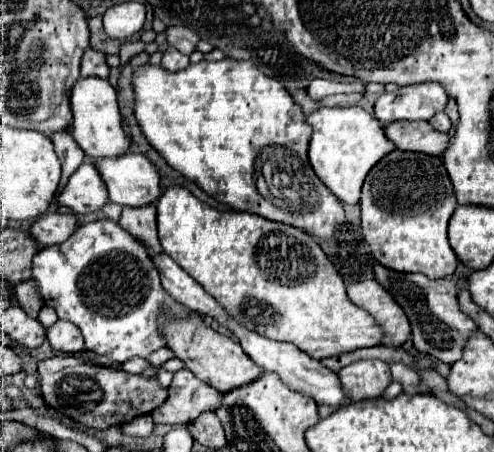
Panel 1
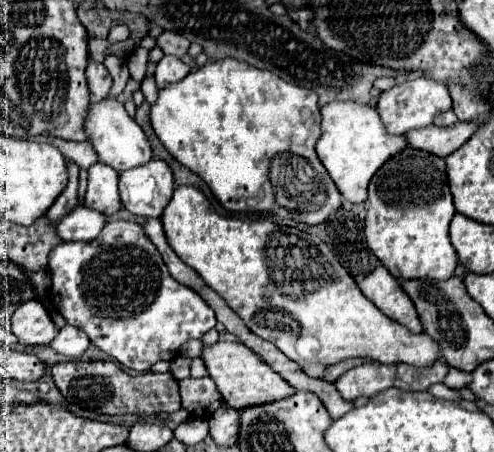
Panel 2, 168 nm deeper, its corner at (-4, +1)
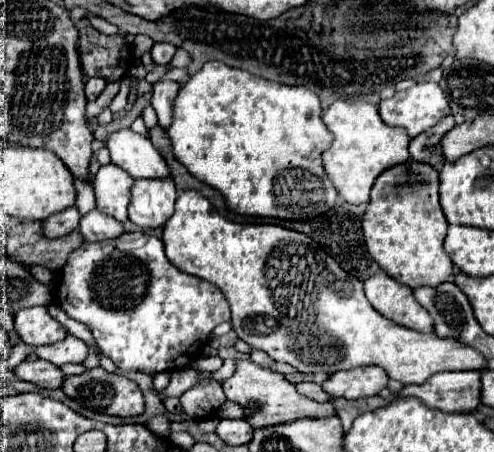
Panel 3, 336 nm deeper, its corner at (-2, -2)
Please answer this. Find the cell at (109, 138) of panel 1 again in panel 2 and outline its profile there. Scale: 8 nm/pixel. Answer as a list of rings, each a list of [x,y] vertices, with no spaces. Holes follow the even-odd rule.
[[[107,96],[101,102],[93,102],[89,106],[85,116],[85,132],[87,132],[87,142],[95,148],[99,156],[99,162],[111,166],[117,172],[133,168],[133,166],[141,166],[151,160],[151,146],[141,126],[127,116],[123,104],[113,96]]]

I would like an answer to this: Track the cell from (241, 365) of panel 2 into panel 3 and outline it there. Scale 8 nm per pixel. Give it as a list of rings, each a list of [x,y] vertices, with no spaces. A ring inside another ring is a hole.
[[[249,359],[237,361],[235,375],[229,377],[227,381],[223,381],[223,391],[225,391],[229,401],[235,401],[235,403],[239,403],[243,407],[245,419],[253,429],[291,423],[295,419],[303,419],[303,417],[329,417],[329,415],[335,415],[335,407],[333,407],[331,401],[317,403],[317,401],[307,399],[305,395],[297,393],[295,385],[291,385],[285,379],[285,375],[263,369],[263,367],[255,365]]]

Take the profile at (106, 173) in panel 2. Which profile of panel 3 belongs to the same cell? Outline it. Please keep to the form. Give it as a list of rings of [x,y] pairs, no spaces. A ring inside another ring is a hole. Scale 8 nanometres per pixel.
[[[113,163],[101,165],[101,169],[93,177],[97,209],[101,213],[107,213],[107,215],[115,217],[117,221],[125,223],[133,181],[135,179],[121,167],[117,167]]]

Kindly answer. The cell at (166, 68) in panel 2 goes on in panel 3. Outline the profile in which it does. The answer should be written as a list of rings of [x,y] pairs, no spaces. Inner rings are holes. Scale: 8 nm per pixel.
[[[159,81],[153,85],[153,99],[151,105],[157,113],[159,125],[163,129],[171,127],[171,119],[173,119],[173,101],[177,97],[179,91],[179,83],[175,81]]]

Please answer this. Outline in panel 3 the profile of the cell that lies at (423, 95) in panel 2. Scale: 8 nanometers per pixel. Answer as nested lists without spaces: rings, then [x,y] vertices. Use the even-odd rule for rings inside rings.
[[[417,83],[381,101],[379,115],[387,125],[405,127],[409,137],[417,137],[451,115],[451,111],[437,83]]]

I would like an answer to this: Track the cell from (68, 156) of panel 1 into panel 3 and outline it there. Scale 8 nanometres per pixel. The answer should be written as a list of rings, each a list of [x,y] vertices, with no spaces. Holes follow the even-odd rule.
[[[75,207],[65,209],[63,213],[57,213],[57,215],[43,221],[43,235],[47,235],[47,237],[65,237],[67,233],[77,229],[79,219],[81,219],[81,215]]]

